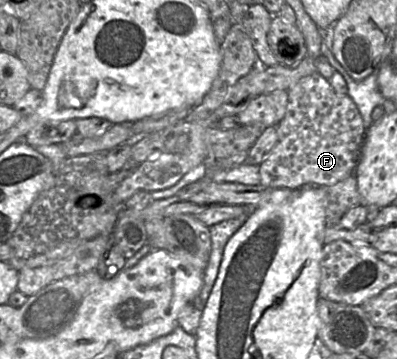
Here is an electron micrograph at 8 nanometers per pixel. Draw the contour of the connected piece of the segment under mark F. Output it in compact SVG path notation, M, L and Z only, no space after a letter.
M318 71L303 77L288 90L286 113L277 125L277 144L259 165L260 185L301 189L330 186L346 179L355 171L366 131L348 94L337 94Z

